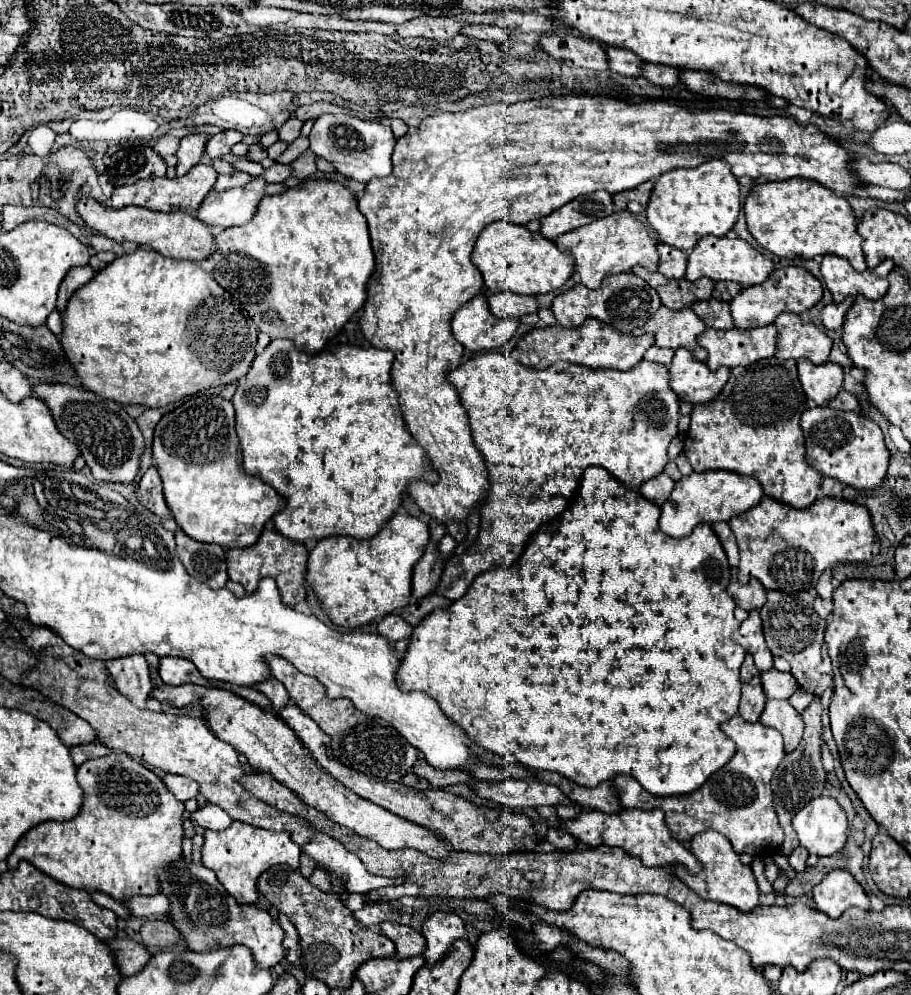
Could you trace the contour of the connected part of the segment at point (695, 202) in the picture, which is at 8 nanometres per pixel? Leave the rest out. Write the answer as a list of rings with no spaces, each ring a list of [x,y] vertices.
[[[711,160],[709,170],[697,166],[665,172],[655,182],[645,214],[647,222],[657,230],[661,242],[679,250],[691,250],[699,238],[707,234],[725,236],[737,222],[739,210],[741,200],[737,178],[731,174],[725,160]]]

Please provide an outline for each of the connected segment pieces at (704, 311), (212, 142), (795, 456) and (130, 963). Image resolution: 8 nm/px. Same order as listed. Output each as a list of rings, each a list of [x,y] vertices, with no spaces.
[[[709,298],[709,300],[695,302],[691,308],[709,328],[717,328],[717,330],[733,328],[733,318],[731,318],[731,312],[729,312],[729,302],[719,302],[715,298]]]
[[[223,130],[223,132],[219,132],[219,134],[215,134],[215,136],[209,138],[209,142],[207,142],[207,156],[211,160],[221,158],[221,156],[229,154],[231,148],[237,142],[241,142],[241,140],[243,140],[241,132],[237,132],[237,130]]]
[[[773,356],[759,360],[751,366],[737,366],[731,370],[731,378],[715,402],[693,406],[691,428],[685,440],[685,456],[689,458],[695,472],[729,470],[753,476],[761,482],[767,496],[791,504],[795,508],[807,508],[817,500],[823,476],[803,458],[805,440],[803,430],[799,426],[799,418],[805,408],[807,400],[797,378],[795,360],[779,360]]]
[[[115,938],[115,940],[107,942],[107,946],[109,946],[109,950],[113,950],[115,964],[117,964],[121,976],[137,974],[151,958],[147,948],[131,938]]]

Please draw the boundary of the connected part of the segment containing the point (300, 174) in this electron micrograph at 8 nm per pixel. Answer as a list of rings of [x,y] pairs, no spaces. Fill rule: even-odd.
[[[305,150],[297,160],[291,162],[291,168],[293,168],[293,174],[291,176],[299,178],[299,180],[309,178],[317,170],[317,166],[315,166],[315,154],[311,150]]]

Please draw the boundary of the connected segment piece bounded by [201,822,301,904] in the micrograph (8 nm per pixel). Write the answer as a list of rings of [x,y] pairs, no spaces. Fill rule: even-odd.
[[[233,822],[227,830],[215,832],[205,830],[203,834],[205,844],[201,850],[201,862],[205,868],[213,870],[225,890],[239,902],[239,904],[255,904],[259,898],[257,892],[257,878],[261,872],[275,864],[287,864],[293,870],[299,868],[299,854],[301,848],[291,840],[287,832],[275,832],[265,828],[255,828],[243,822]]]

